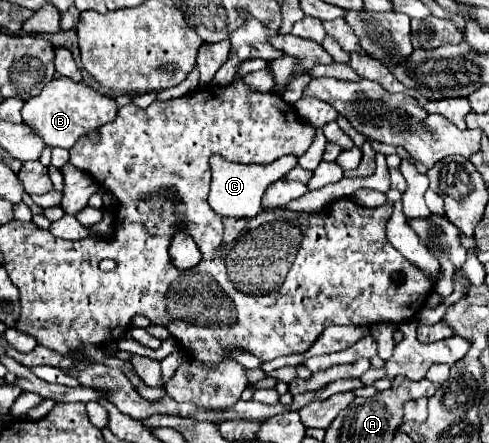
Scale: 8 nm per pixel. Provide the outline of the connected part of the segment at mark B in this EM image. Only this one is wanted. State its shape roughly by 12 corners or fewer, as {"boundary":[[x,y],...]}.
{"boundary":[[52,79],[22,107],[50,147],[70,149],[116,119],[116,101]]}

